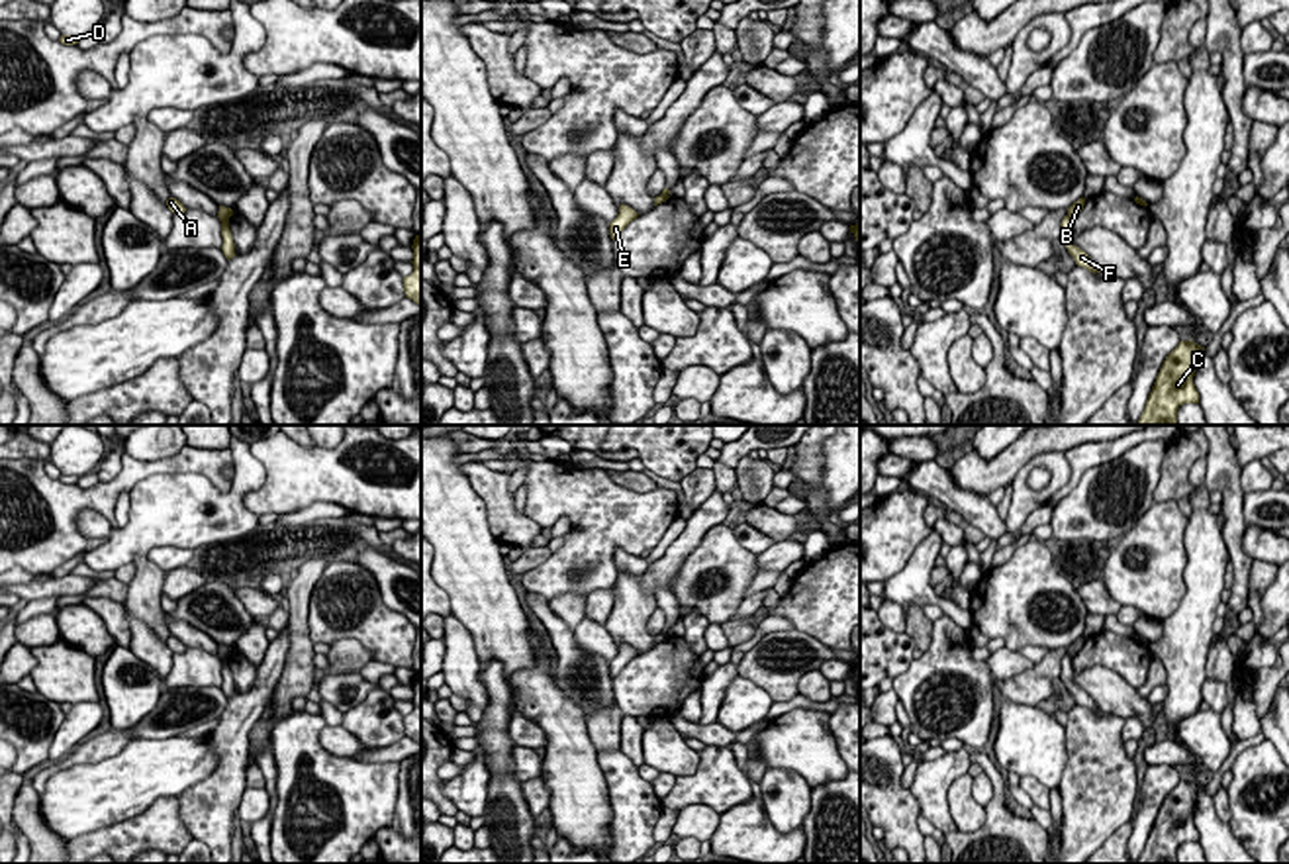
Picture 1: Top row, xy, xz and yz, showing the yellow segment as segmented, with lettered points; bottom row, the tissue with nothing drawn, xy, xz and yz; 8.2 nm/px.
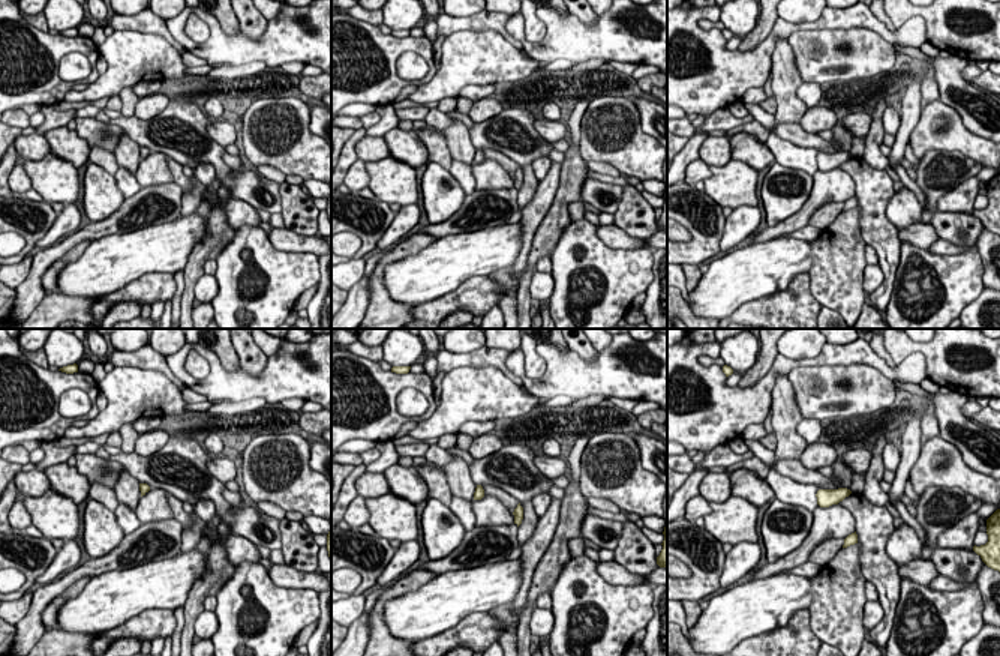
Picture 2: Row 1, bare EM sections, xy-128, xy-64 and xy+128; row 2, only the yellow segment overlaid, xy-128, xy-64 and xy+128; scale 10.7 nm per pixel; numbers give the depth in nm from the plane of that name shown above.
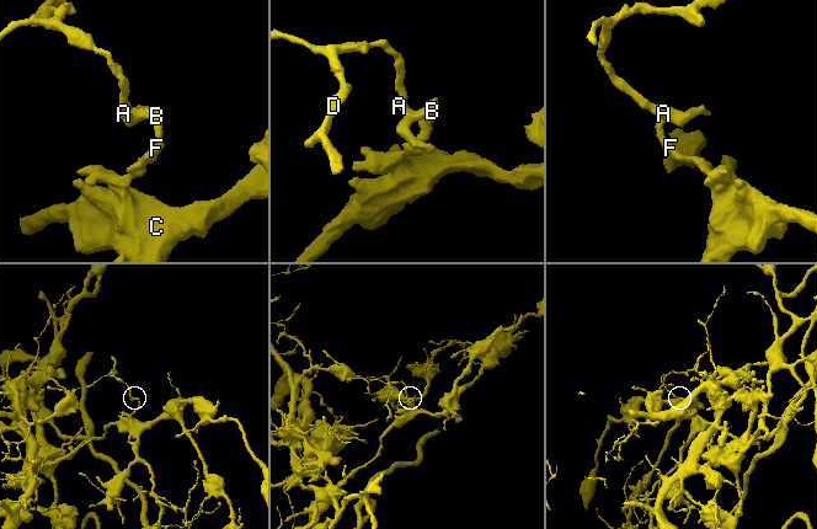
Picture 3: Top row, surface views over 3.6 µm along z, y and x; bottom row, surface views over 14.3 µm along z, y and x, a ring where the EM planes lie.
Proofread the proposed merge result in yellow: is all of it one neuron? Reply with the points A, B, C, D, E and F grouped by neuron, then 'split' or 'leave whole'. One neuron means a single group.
A B D E / C F | split

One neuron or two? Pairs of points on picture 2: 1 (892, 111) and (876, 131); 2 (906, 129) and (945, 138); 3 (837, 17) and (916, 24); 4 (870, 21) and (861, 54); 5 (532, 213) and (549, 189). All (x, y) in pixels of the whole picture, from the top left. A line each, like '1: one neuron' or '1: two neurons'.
1: two neurons
2: two neurons
3: one neuron
4: two neurons
5: one neuron

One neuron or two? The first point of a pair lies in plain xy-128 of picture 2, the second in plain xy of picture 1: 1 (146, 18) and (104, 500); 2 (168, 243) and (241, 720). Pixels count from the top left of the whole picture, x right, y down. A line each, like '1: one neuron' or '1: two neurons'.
1: one neuron
2: two neurons

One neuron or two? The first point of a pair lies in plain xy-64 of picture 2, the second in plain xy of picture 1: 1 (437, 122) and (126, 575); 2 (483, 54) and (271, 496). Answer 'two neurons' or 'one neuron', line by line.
1: two neurons
2: two neurons

